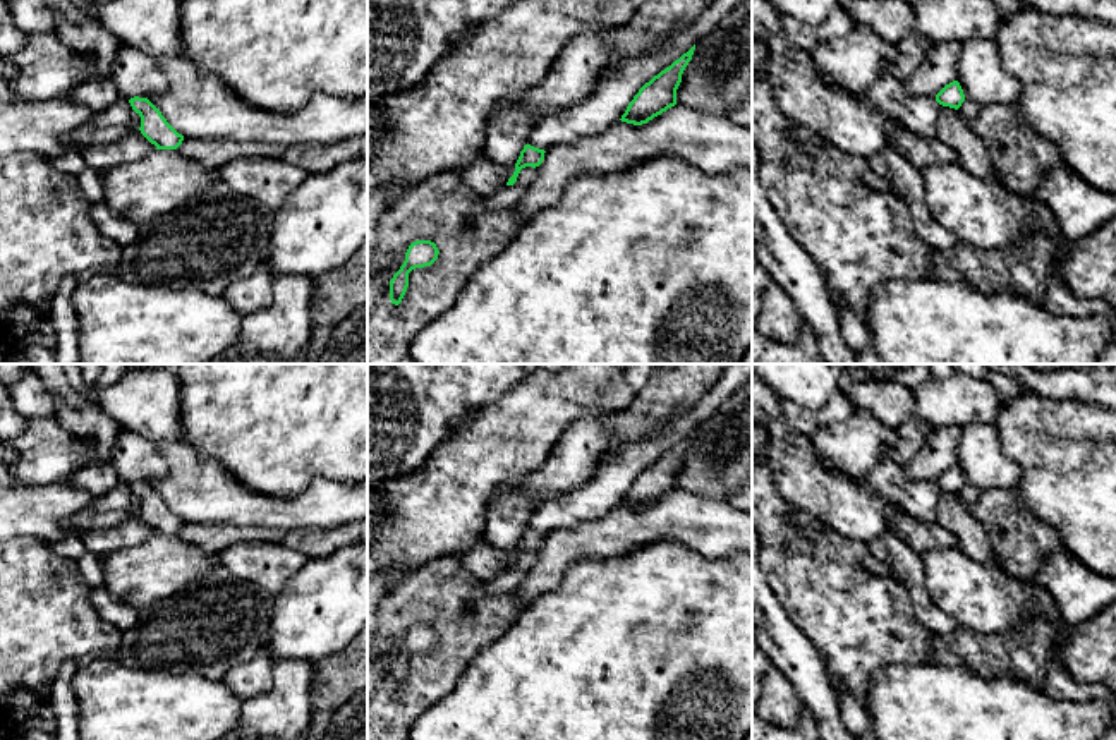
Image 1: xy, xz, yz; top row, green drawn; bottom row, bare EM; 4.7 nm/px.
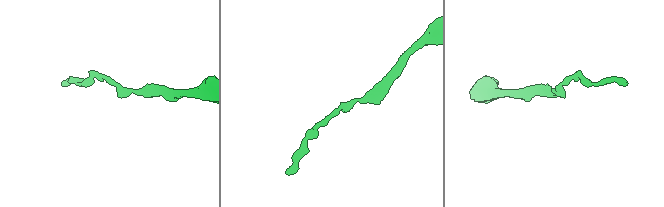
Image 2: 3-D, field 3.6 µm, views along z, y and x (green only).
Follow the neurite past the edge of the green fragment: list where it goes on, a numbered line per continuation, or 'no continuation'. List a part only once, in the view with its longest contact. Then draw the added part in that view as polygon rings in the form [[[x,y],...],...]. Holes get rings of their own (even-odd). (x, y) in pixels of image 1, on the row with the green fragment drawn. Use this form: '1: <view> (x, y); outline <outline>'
no continuation

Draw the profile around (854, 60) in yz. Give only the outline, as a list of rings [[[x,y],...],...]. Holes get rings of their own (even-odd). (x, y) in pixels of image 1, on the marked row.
[[[857,24],[846,34],[821,43],[810,55],[826,82],[858,94],[884,72],[893,72],[896,48],[872,27]]]

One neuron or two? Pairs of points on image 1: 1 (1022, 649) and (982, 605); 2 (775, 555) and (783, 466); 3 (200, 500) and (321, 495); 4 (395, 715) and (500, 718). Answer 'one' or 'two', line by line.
1: two
2: two
3: one
4: two

